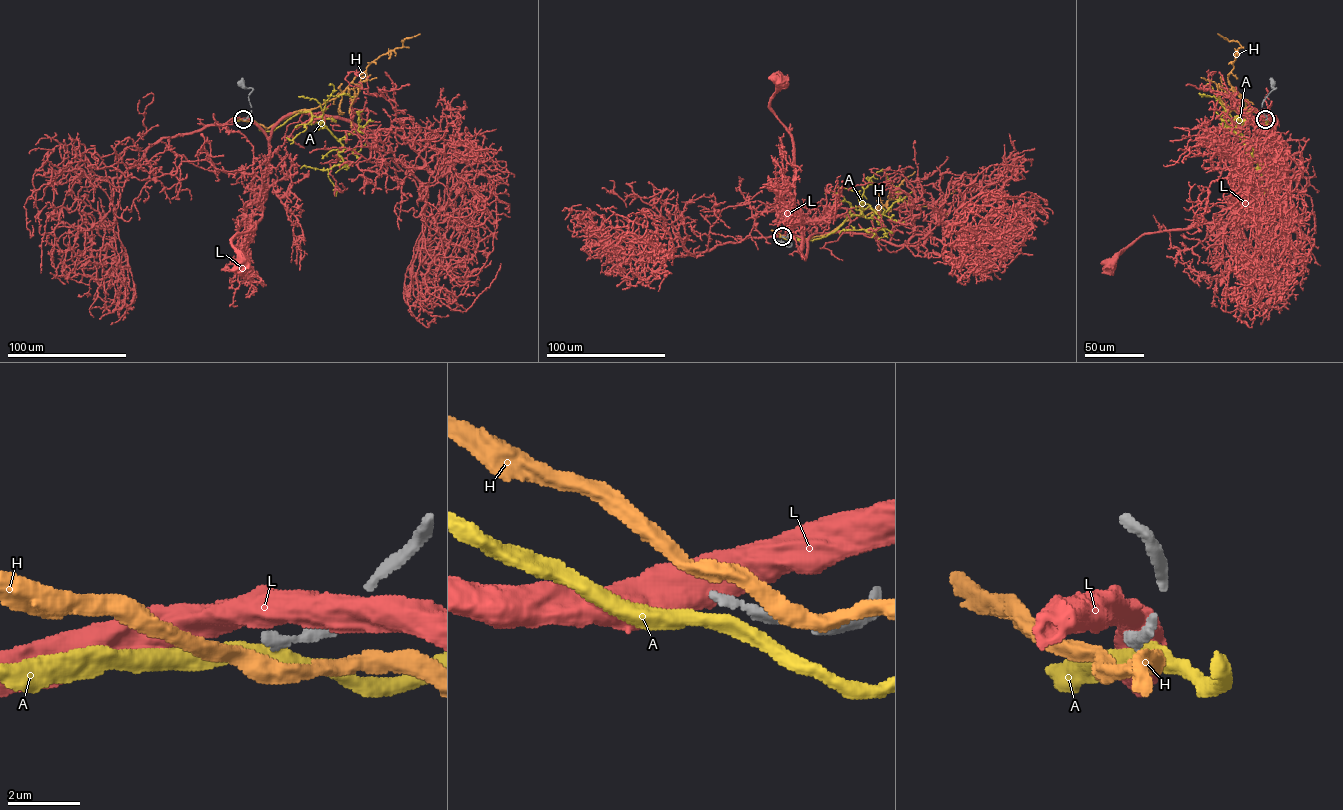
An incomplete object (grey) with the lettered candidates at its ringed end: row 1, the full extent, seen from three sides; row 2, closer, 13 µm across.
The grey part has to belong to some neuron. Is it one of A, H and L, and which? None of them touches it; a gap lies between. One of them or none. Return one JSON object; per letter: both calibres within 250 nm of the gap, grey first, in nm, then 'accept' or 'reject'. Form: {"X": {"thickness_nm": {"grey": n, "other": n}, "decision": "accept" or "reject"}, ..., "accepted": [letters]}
{"A": {"thickness_nm": {"grey": 280, "other": 440}, "decision": "reject"}, "H": {"thickness_nm": {"grey": 280, "other": 440}, "decision": "accept"}, "L": {"thickness_nm": {"grey": 280, "other": 500}, "decision": "reject"}, "accepted": ["H"]}

